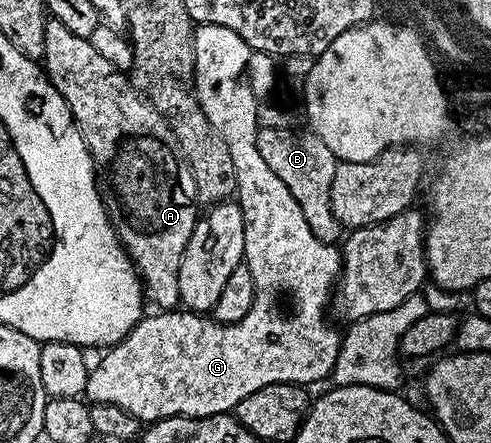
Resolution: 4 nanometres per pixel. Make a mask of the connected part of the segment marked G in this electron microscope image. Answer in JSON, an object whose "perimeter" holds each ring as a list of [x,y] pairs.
{"perimeter":[[[214,24],[196,25],[193,49],[193,75],[201,109],[207,114],[211,126],[217,128],[223,142],[227,142],[231,163],[235,166],[235,203],[241,207],[245,223],[243,262],[251,270],[251,278],[255,278],[255,302],[251,302],[247,318],[238,324],[219,324],[212,318],[188,310],[161,310],[156,313],[158,316],[146,315],[118,344],[102,355],[106,356],[98,364],[92,365],[84,395],[93,404],[119,406],[119,410],[127,410],[142,422],[168,416],[223,416],[232,413],[247,394],[255,394],[255,390],[263,390],[263,386],[310,386],[320,380],[328,381],[341,349],[342,333],[336,332],[325,317],[325,307],[331,304],[343,271],[341,254],[337,244],[324,244],[311,234],[311,226],[307,226],[299,202],[291,198],[291,190],[283,186],[275,170],[267,166],[263,154],[259,154],[257,134],[261,117],[259,96],[249,81],[251,50],[235,30]]]}

